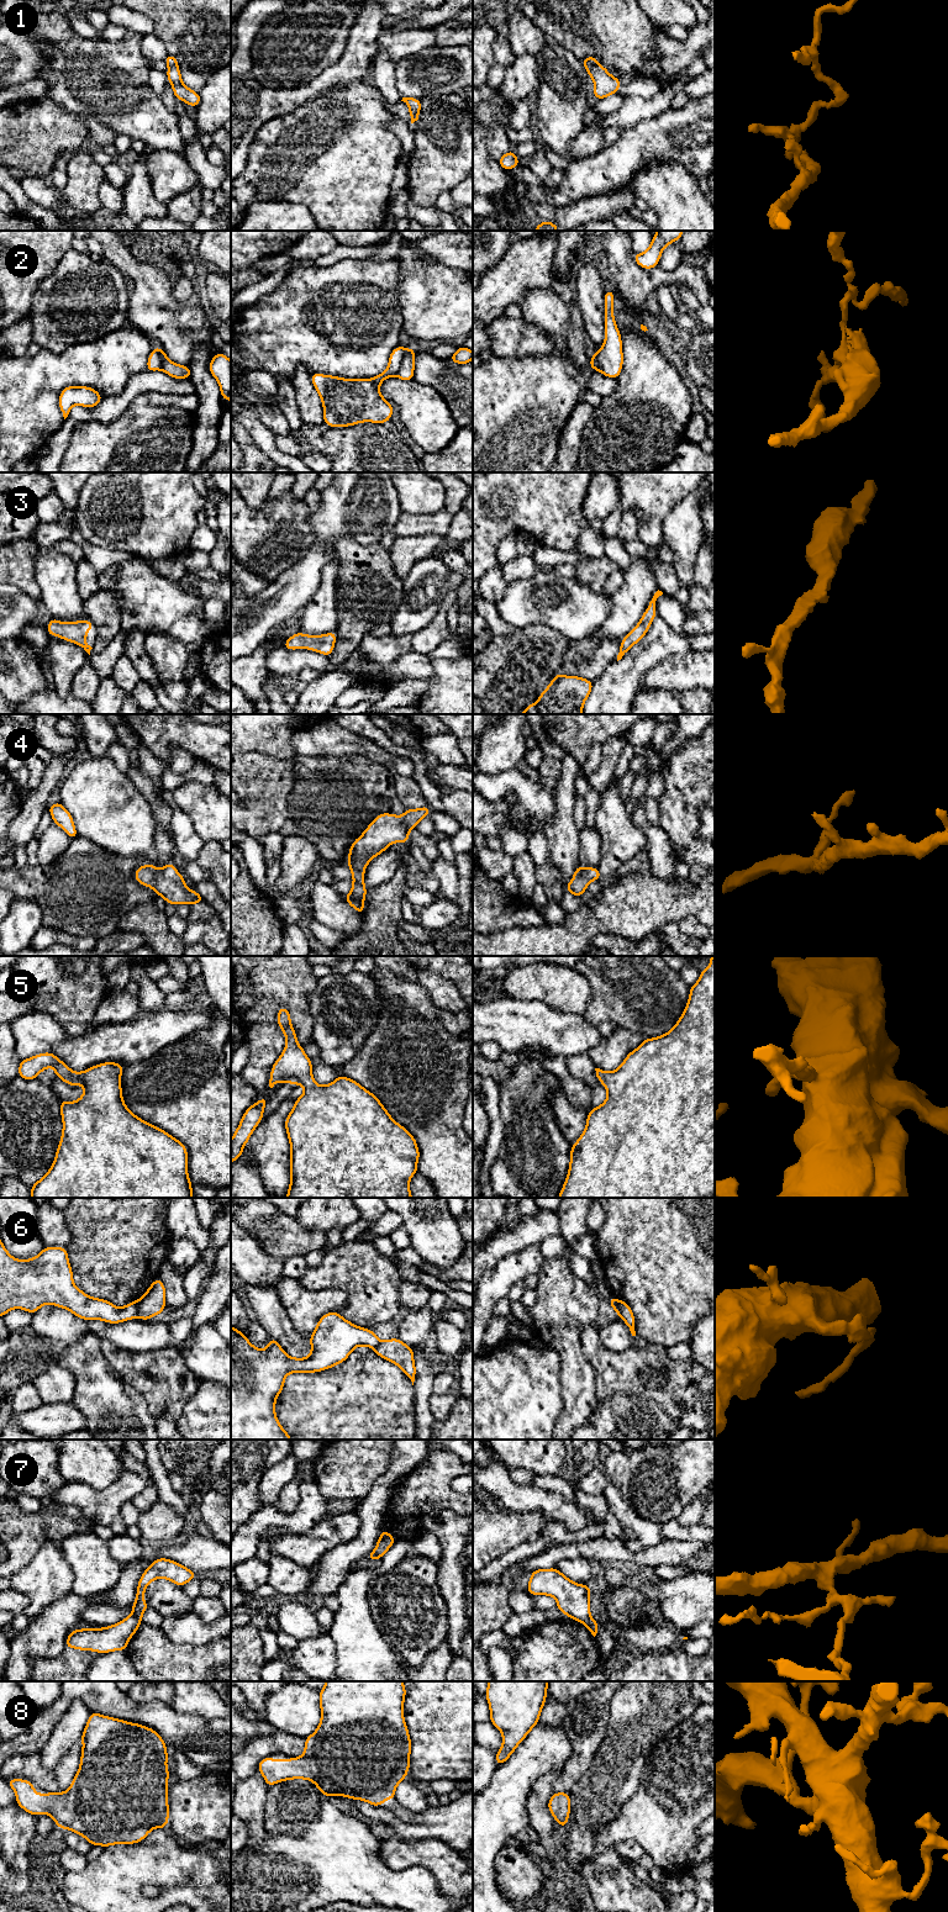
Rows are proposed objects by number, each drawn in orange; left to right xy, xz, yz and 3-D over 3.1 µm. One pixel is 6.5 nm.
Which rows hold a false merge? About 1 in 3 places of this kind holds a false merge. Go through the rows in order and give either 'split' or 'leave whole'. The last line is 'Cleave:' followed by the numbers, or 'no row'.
1: split
2: split
3: leave whole
4: leave whole
5: leave whole
6: split
7: split
8: leave whole
Cleave: 1, 2, 6, 7

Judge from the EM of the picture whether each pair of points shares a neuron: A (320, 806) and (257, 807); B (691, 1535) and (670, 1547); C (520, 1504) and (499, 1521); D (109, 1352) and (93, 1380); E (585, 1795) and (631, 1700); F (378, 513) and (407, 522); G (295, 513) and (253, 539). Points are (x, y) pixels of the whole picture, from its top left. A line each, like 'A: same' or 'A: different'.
A: same
B: different
C: different
D: different
E: same
F: different
G: same

